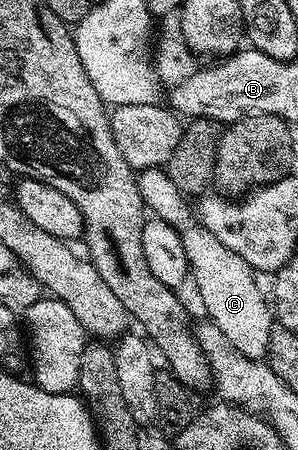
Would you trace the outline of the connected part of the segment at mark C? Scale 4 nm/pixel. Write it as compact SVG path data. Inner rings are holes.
M163 168L143 169L137 178L143 206L153 216L164 219L180 233L190 267L189 276L203 296L209 320L220 327L225 338L246 358L263 360L267 353L268 335L274 324L274 315L267 298L265 301L256 283L258 277L255 270L242 256L236 255L220 243L207 228L199 225L195 212L185 203L185 196L167 178Z

